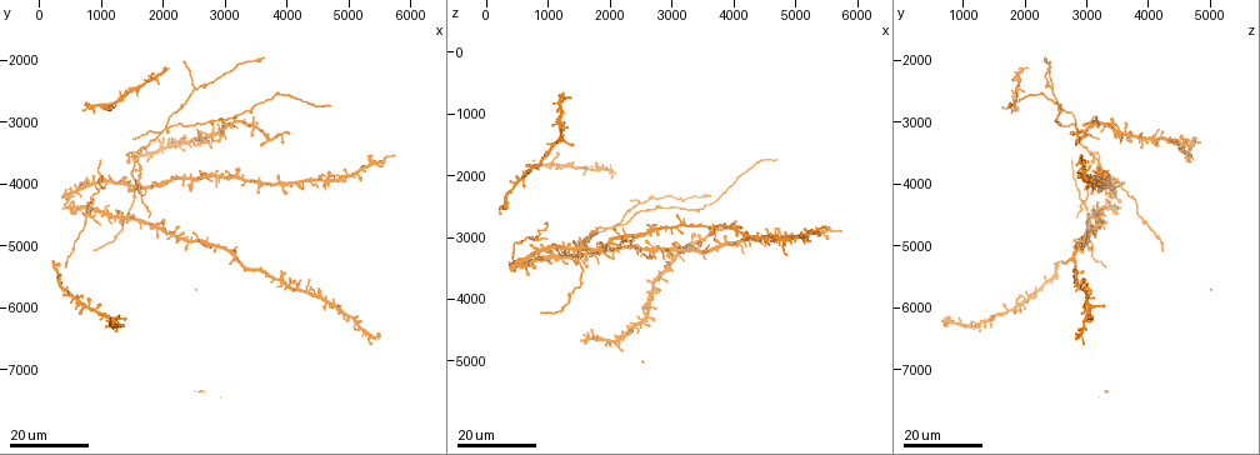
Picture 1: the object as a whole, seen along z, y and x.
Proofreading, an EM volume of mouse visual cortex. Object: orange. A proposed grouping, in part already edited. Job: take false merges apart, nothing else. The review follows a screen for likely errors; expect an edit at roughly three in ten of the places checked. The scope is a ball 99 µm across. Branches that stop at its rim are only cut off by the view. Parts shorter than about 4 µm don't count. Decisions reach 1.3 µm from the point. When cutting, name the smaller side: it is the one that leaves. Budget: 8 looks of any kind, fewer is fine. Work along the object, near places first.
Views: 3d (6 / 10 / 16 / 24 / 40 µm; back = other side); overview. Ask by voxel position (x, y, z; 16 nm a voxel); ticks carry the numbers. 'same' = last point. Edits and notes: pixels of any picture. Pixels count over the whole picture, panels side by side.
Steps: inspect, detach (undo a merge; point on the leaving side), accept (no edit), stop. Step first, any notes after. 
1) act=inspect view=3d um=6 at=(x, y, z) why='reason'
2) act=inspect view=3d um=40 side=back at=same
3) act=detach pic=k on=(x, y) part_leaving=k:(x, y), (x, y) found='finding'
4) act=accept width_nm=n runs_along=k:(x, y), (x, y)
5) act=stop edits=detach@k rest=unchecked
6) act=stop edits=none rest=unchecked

act=inspect view=3d um=16 at=(1550, 3900, 3400) why='three-way junction'

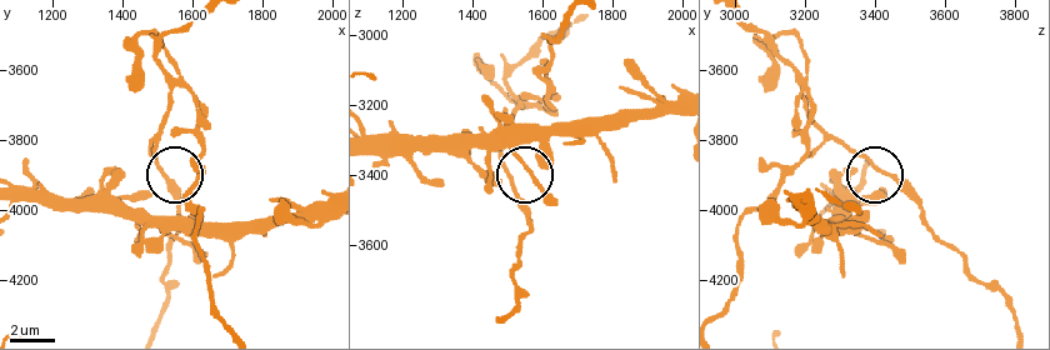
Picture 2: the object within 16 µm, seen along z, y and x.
act=inspect view=3d um=10 at=(1510, 3890, 3430)

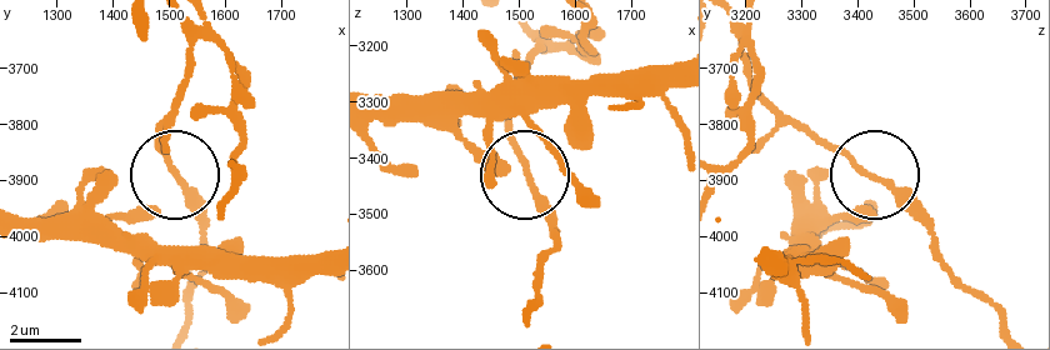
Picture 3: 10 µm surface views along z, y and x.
act=accept arms=3 found='one cell here'

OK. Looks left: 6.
act=inspect view=3d um=16 at=(1550, 3650, 3150) why='looks like a crossing'

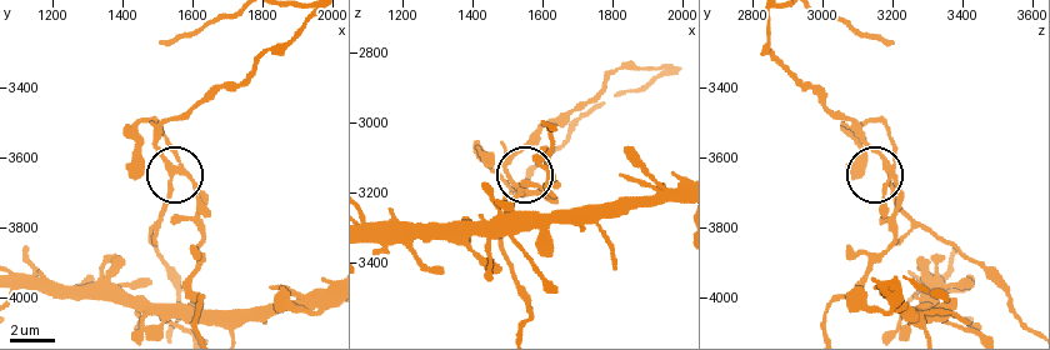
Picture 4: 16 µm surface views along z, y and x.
act=inspect view=3d um=10 at=(1580, 3650, 3200)

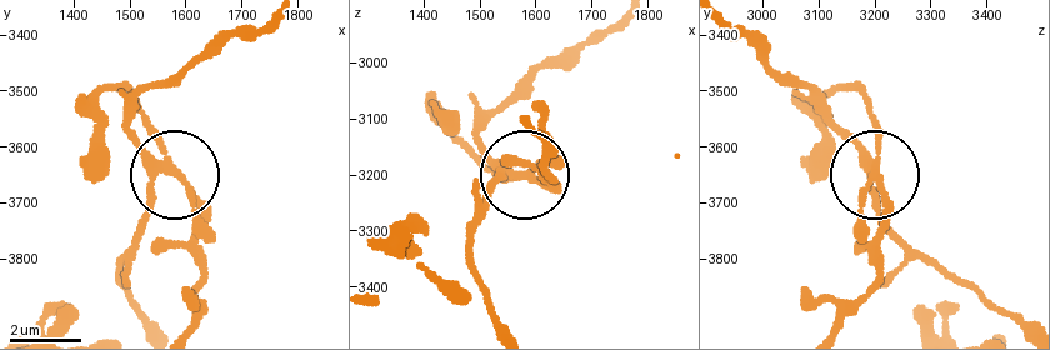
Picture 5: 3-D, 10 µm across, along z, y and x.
act=detach pic=5 on=(193, 206) side_arm_um=19 part_leaving=5:(161, 168), (176, 176), (195, 213), (200, 284), (191, 329) found='two cells meet here'

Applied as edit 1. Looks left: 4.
act=inspect view=3d um=16 at=(2550, 2450, 2450) why='two arms in line, one across'

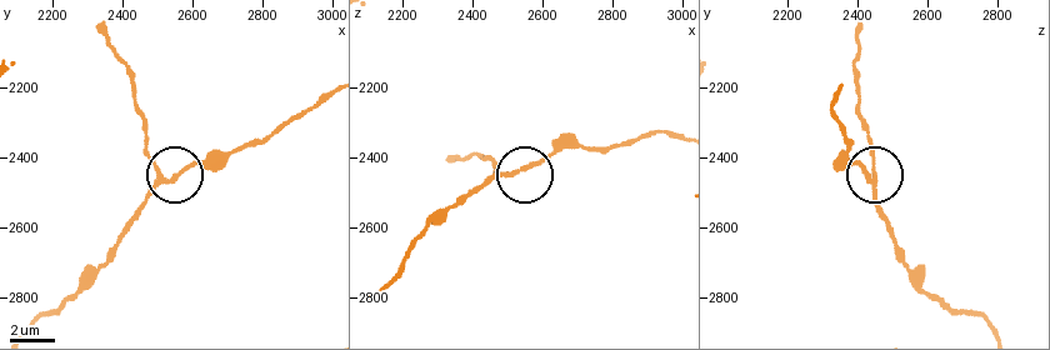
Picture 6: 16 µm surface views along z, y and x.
act=inspect view=3d um=6 at=(2520, 2470, 2440) why='closer look'

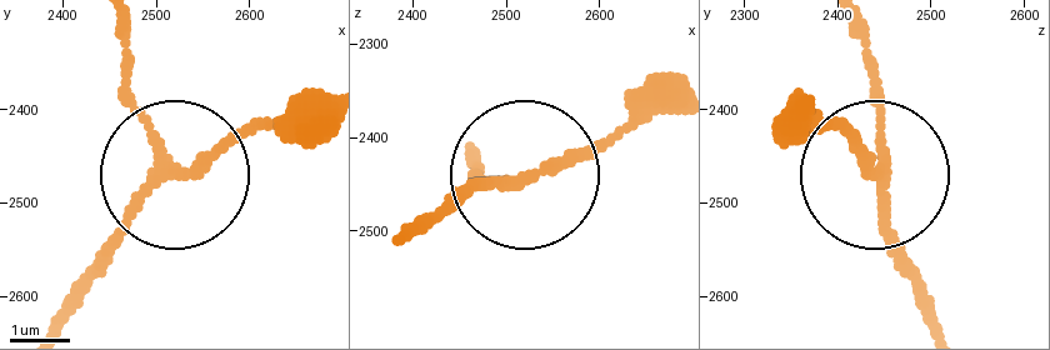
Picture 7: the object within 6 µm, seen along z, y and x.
act=inspect view=3d um=6 side=back at=(2525, 2465, 2440)

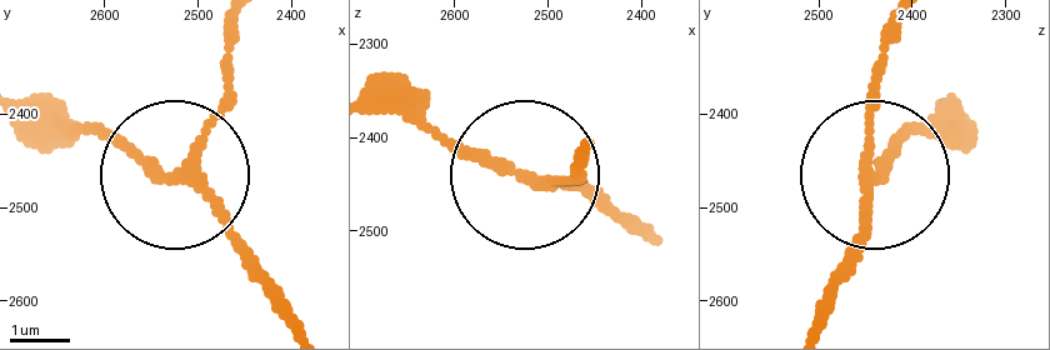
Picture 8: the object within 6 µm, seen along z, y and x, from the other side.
act=accept arms=3 runs_along=8:(810, 329), (890, 154), (950, 95) found='continuous, no second cell'

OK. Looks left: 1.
act=stop edits=detach@5 rest=unchecked

